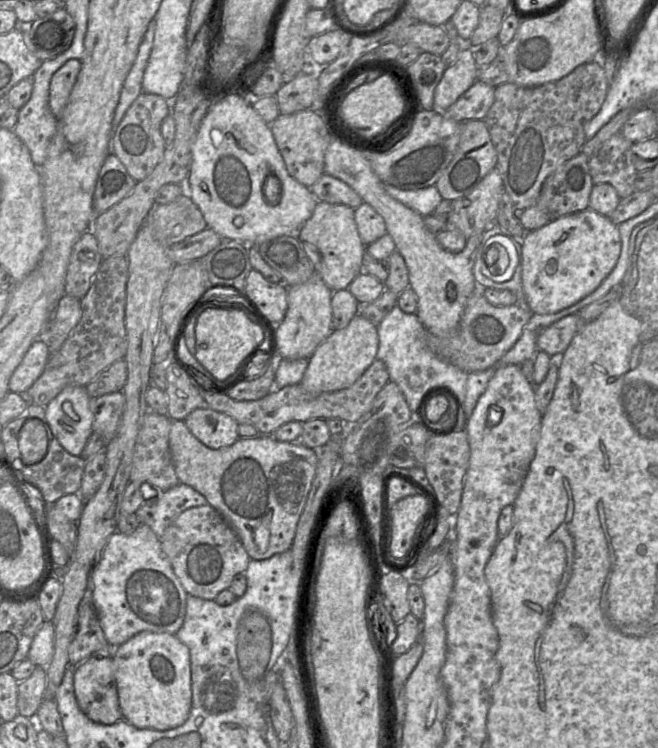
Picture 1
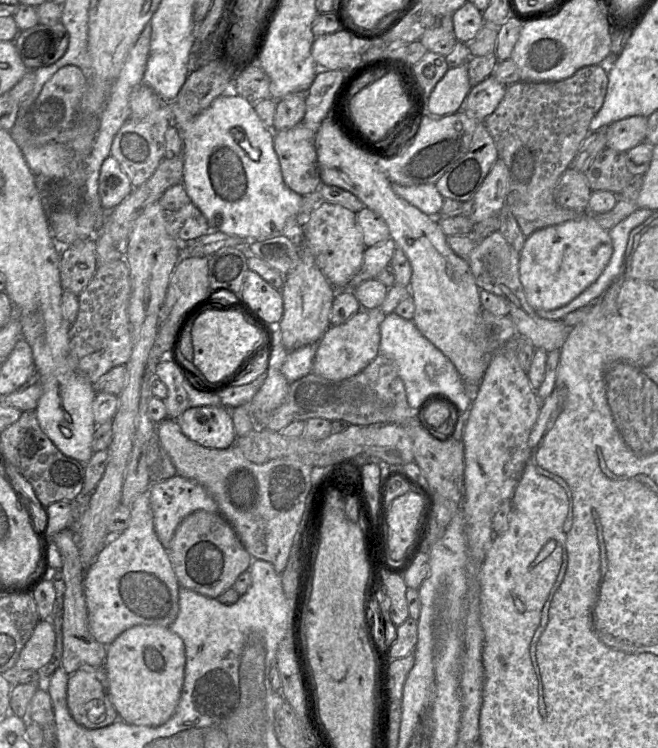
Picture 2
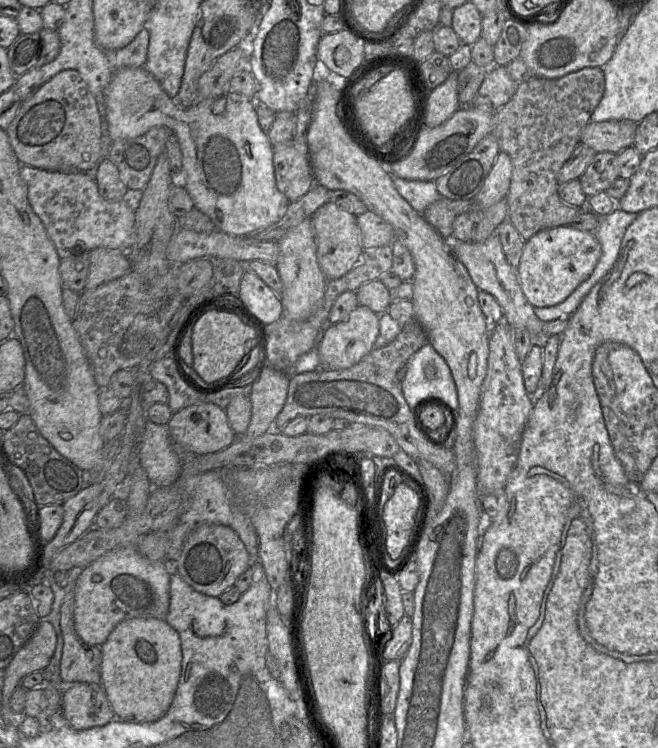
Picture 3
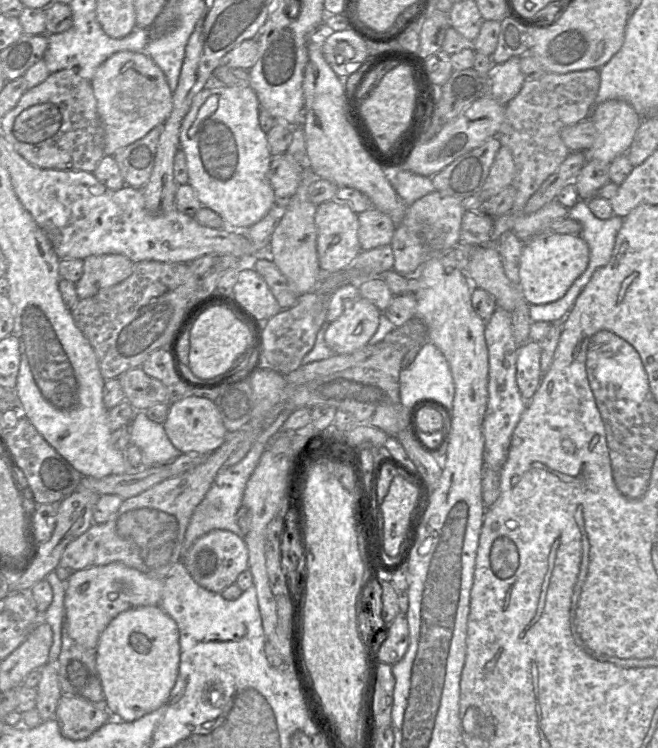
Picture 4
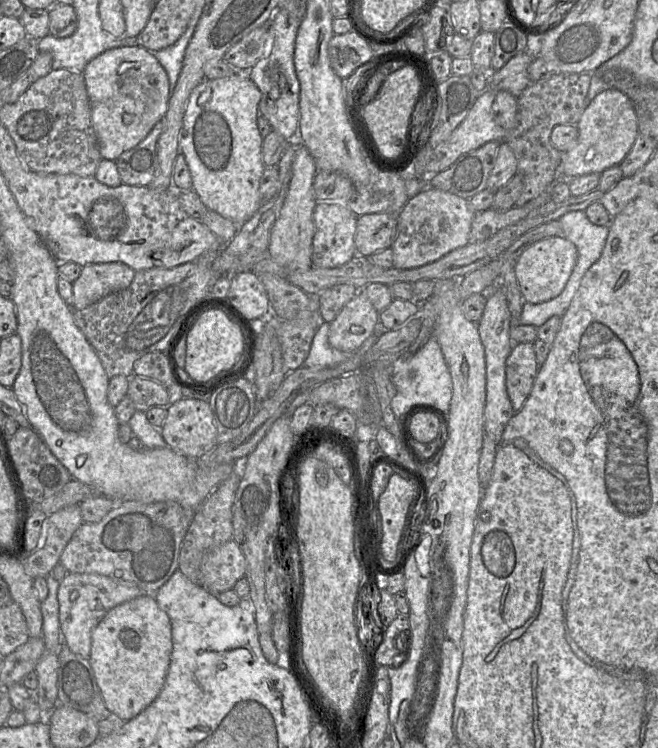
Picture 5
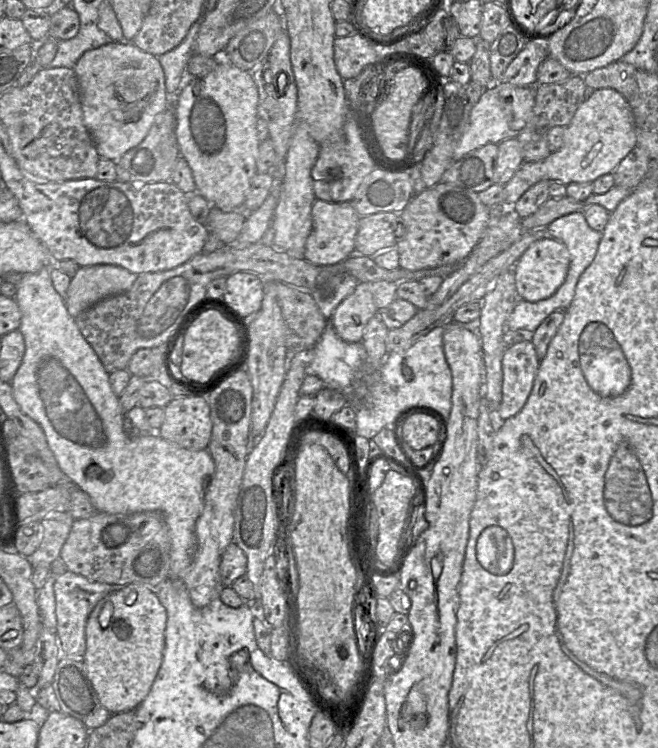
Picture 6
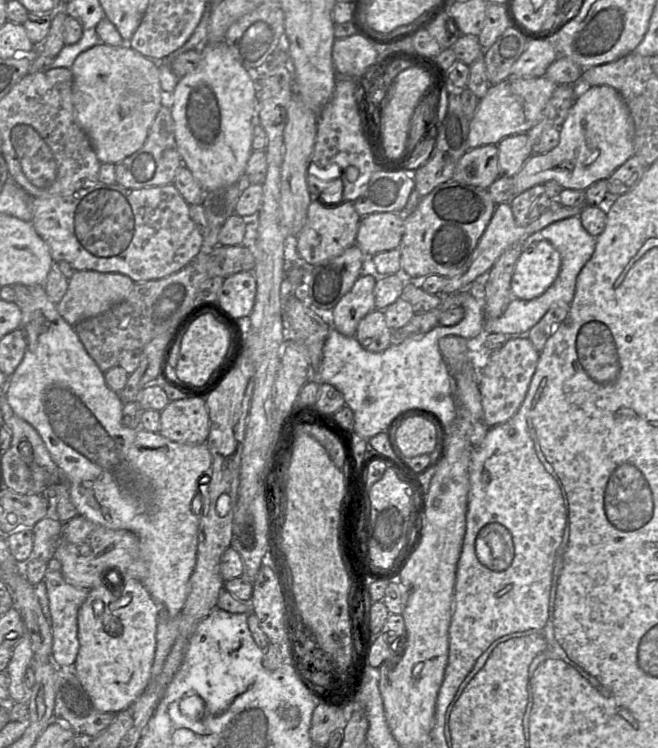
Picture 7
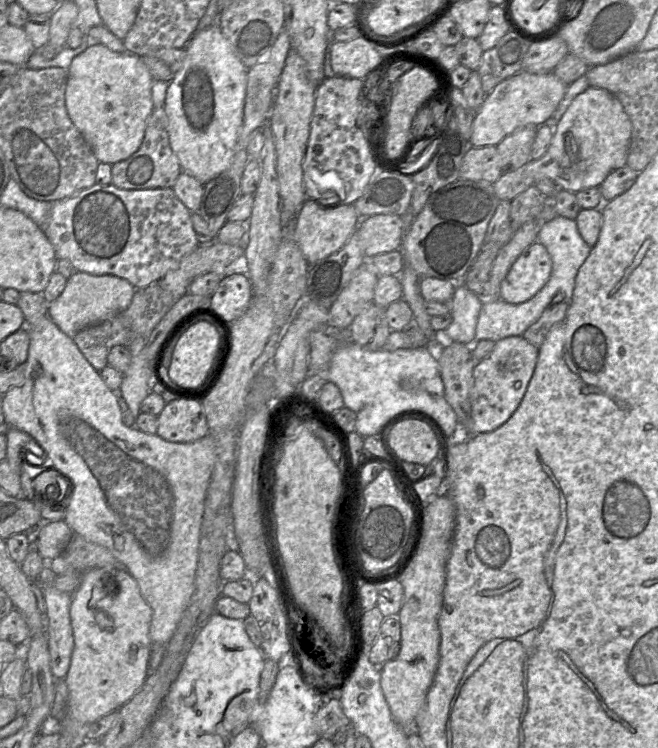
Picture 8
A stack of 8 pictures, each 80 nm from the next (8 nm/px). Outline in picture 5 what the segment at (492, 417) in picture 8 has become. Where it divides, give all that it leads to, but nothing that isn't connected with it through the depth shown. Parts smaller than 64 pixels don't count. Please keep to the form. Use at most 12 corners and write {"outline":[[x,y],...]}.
{"outline":[[534,343],[514,344],[506,388],[514,412],[524,406],[538,369]]}

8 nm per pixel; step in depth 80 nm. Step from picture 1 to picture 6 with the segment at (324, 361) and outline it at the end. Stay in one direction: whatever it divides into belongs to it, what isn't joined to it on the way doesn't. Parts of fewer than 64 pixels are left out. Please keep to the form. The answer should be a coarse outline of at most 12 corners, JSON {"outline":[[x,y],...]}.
{"outline":[[359,282],[330,324],[345,342],[361,342],[378,314],[370,283]]}

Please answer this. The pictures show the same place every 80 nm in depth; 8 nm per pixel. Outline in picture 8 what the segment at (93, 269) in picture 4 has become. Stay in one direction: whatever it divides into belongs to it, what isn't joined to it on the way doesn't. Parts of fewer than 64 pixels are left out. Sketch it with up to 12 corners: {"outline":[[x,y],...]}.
{"outline":[[75,271],[48,316],[67,336],[128,308],[136,288]]}

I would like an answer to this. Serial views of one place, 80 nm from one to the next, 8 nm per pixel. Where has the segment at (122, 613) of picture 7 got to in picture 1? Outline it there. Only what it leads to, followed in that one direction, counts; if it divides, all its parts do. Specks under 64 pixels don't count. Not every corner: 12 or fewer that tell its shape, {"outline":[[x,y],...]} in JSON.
{"outline":[[142,631],[113,651],[122,720],[181,726],[189,649]]}

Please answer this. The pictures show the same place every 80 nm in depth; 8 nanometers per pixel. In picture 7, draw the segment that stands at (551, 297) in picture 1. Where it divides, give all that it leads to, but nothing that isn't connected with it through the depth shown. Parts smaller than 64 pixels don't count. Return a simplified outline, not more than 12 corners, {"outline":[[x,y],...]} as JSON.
{"outline":[[547,240],[525,244],[511,279],[532,300],[556,280],[561,256]]}

